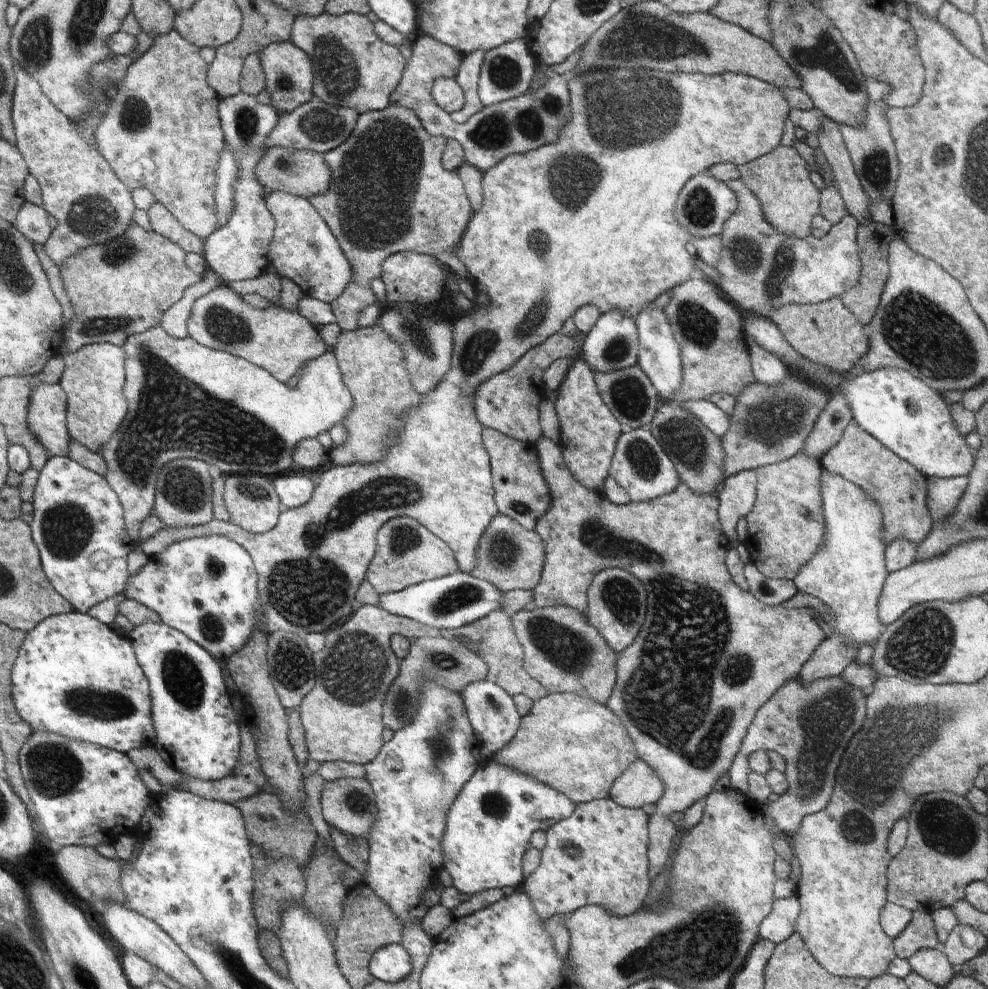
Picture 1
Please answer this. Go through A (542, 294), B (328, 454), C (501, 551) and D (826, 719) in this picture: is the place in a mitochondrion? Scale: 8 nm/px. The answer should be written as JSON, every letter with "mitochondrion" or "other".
{"A":"mitochondrion","B":"other","C":"mitochondrion","D":"mitochondrion"}

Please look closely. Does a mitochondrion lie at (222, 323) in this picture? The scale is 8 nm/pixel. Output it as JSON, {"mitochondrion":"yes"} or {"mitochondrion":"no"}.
{"mitochondrion":"yes"}

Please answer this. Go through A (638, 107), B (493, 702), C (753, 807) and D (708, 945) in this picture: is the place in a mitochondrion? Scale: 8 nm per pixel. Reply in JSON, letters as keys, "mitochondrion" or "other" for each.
{"A":"mitochondrion","B":"mitochondrion","C":"other","D":"mitochondrion"}

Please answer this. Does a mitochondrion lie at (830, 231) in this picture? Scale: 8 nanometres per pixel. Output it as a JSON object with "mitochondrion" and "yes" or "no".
{"mitochondrion":"no"}

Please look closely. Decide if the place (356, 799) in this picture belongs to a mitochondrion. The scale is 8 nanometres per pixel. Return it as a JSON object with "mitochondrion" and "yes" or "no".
{"mitochondrion":"yes"}

